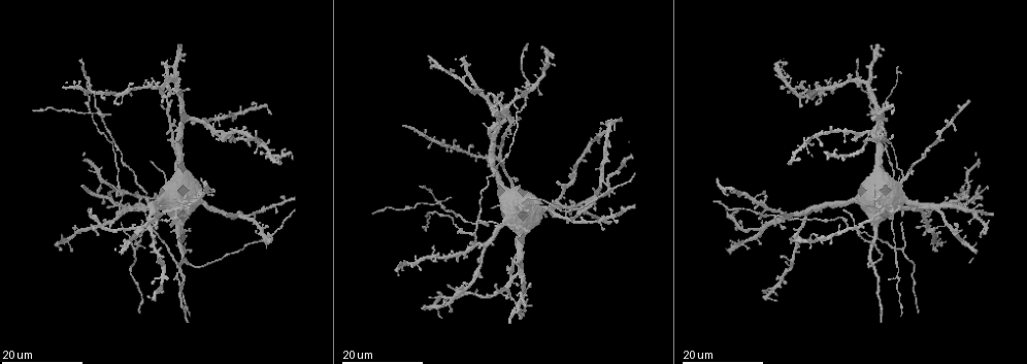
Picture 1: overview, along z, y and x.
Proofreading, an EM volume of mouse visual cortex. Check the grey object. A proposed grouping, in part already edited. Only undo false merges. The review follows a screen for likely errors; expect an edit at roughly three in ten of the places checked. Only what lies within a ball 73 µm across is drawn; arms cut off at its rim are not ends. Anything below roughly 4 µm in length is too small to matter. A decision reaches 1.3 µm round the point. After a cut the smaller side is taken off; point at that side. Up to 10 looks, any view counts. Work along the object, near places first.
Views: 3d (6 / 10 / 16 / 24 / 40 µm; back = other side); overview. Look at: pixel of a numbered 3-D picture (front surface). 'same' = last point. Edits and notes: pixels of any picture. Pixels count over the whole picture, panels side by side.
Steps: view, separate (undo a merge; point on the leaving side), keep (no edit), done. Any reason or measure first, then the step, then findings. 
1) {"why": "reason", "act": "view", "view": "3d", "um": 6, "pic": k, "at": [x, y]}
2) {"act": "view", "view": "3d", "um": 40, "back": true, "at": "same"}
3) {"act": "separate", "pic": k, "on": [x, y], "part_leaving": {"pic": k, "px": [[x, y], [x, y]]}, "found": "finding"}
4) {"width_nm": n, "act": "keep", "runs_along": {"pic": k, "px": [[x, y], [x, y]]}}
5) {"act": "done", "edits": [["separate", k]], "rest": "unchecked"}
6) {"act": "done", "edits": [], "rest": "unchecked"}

{"why": "thin arm on a thick one", "act": "view", "view": "3d", "um": 16, "pic": 1, "at": [189, 209]}

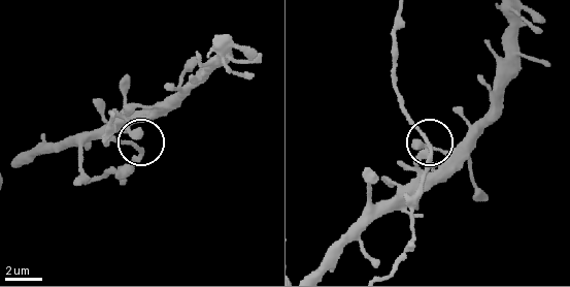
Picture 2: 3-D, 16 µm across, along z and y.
{"act": "view", "view": "3d", "um": 6, "pic": 2, "at": [142, 152]}

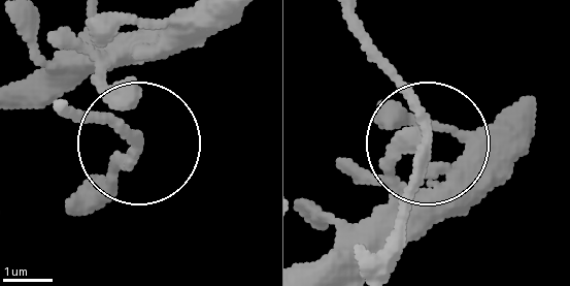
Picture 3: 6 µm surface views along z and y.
{"act": "keep", "found": "continuous, no second neuron"}

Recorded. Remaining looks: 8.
{"why": "four or more arms meet", "act": "view", "view": "3d", "um": 16, "pic": 1, "at": [438, 203]}

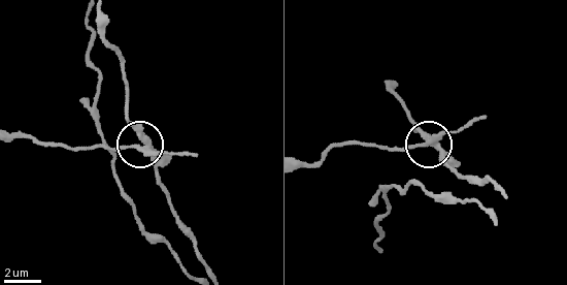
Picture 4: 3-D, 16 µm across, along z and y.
{"act": "view", "view": "3d", "um": 10, "pic": 4, "at": [142, 135]}

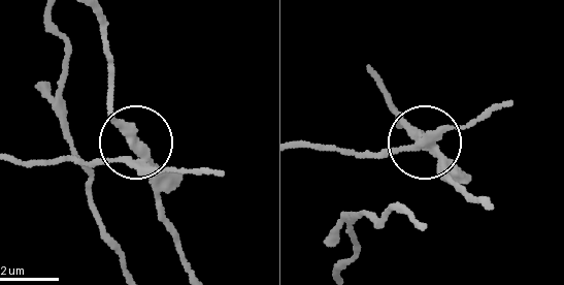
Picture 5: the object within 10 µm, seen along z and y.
{"width_nm": 310, "act": "separate", "pic": 5, "on": [178, 170], "part_leaving": {"pic": 5, "px": [[133, 161], [10, 161]]}, "found": "a second neuron is stuck on"}

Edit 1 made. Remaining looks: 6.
{"act": "view", "view": "overview"}

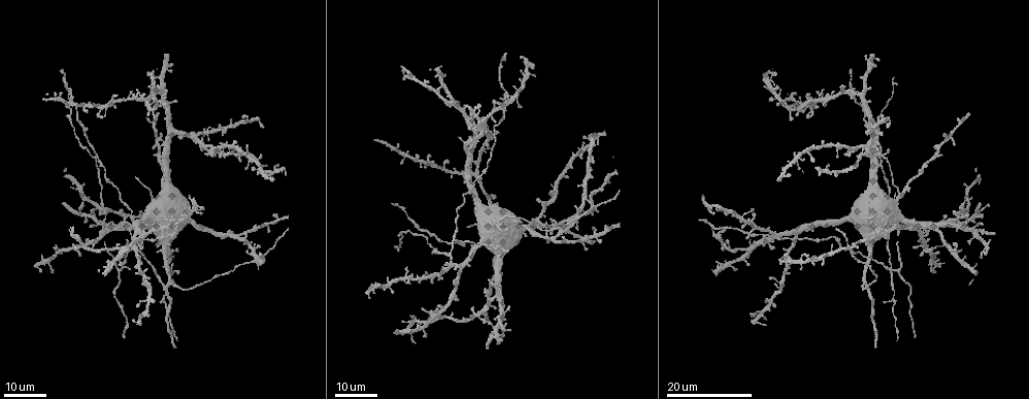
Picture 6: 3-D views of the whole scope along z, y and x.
{"why": "small branch off a trunk", "act": "view", "view": "3d", "um": 16, "pic": 6, "at": [499, 298]}

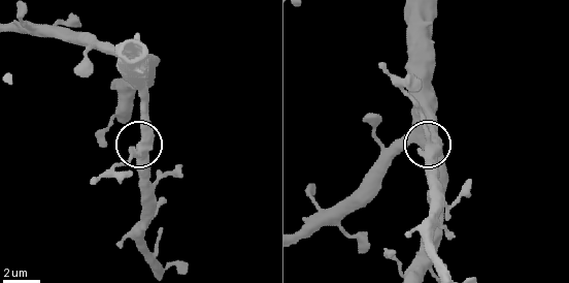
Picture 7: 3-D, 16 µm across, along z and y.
{"act": "view", "view": "3d", "um": 10, "pic": 7, "at": [428, 147]}

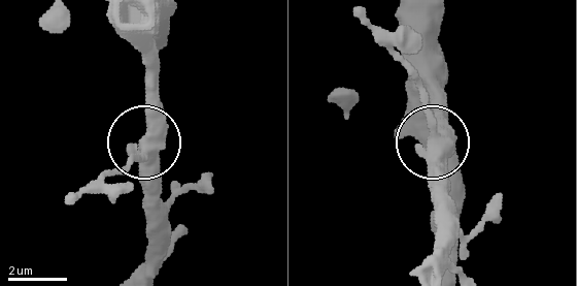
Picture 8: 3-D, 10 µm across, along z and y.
{"width_nm": 470, "act": "separate", "pic": 8, "on": [420, 90], "part_leaving": {"pic": 8, "px": [[430, 129], [425, 88], [370, 21]]}, "found": "a second neuron is stuck on"}

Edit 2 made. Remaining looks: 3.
{"why": "arms part here", "act": "view", "view": "3d", "um": 16, "pic": 6, "at": [885, 157]}

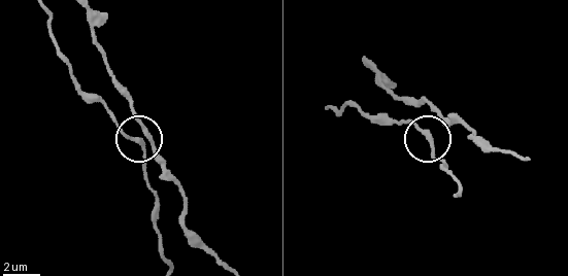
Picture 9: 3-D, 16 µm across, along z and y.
{"why": "closer look", "act": "view", "view": "3d", "um": 10, "pic": 9, "at": [428, 136]}

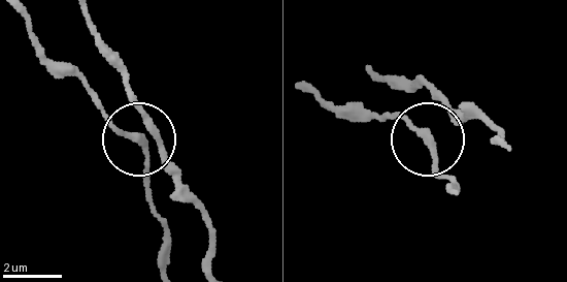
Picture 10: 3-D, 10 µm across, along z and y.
{"act": "keep", "runs_along": {"pic": 10, "px": [[456, 193], [411, 126], [377, 119]]}, "found": "all the same neuron"}

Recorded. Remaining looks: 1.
{"act": "done", "edits": [["separate", 5], ["separate", 8]], "rest": "unchecked"}

